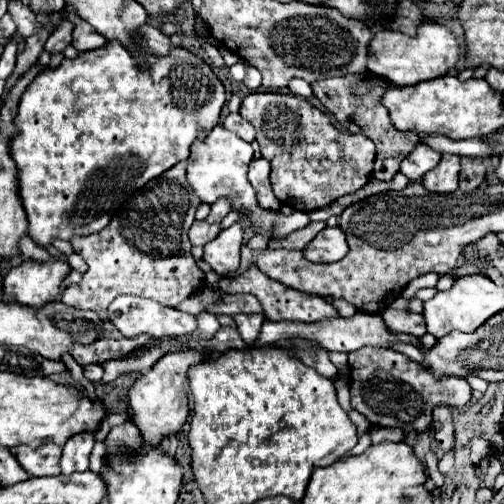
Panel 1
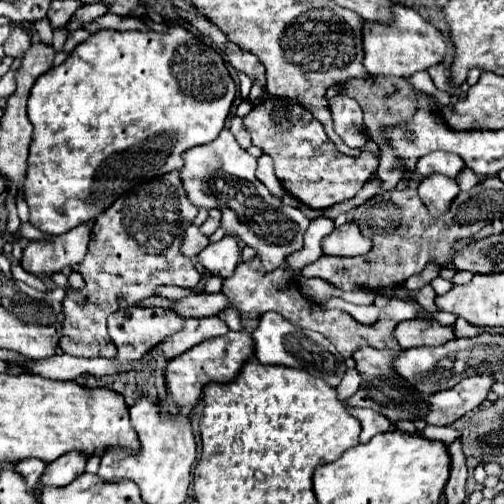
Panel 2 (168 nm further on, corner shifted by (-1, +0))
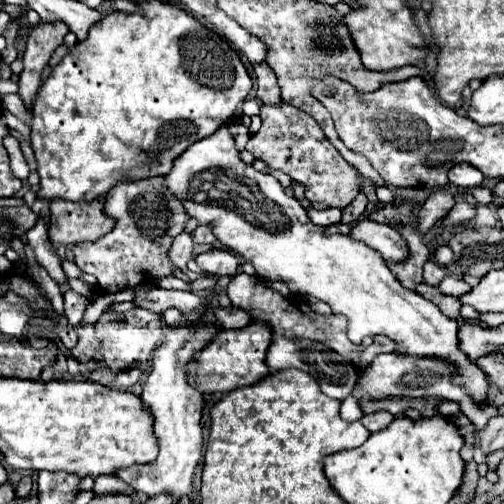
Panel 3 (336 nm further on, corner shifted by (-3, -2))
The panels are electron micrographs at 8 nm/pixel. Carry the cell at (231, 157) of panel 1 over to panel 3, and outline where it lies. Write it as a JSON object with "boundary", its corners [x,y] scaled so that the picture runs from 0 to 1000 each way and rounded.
{"boundary":[[[438,252],[431,264],[423,264],[415,276],[399,276],[367,300],[367,308],[355,308],[327,351],[327,371],[359,395],[367,423],[395,438],[395,446],[423,450],[423,466],[458,498],[474,502],[486,518],[494,518],[506,530],[510,550],[534,554],[534,558],[558,558],[573,562],[581,581],[617,585],[633,597],[645,597],[661,621],[681,625],[688,633],[688,665],[700,681],[716,681],[720,669],[736,665],[764,665],[788,681],[784,696],[792,704],[827,704],[827,708],[867,708],[883,712],[903,728],[907,764],[935,788],[935,796],[950,808],[966,808],[970,784],[966,784],[966,752],[958,736],[931,716],[923,696],[911,692],[907,673],[907,637],[891,633],[871,617],[863,601],[835,589],[823,577],[812,577],[796,569],[788,550],[772,538],[764,514],[728,490],[720,478],[700,474],[696,466],[661,462],[649,466],[649,450],[617,442],[609,431],[609,419],[597,411],[597,403],[585,391],[565,387],[558,363],[526,343],[506,339],[498,327],[486,327],[474,312],[474,300],[466,296],[466,280],[450,252]]]}

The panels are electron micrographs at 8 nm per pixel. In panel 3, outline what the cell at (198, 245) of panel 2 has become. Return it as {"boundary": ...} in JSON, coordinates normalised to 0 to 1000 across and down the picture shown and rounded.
{"boundary":[[[363,458],[359,466],[351,466],[351,474],[343,474],[343,486],[335,494],[339,522],[347,530],[355,530],[359,538],[367,538],[371,534],[367,526],[383,514],[383,490],[387,490],[387,482],[383,482],[383,474],[379,474],[375,462]]]}

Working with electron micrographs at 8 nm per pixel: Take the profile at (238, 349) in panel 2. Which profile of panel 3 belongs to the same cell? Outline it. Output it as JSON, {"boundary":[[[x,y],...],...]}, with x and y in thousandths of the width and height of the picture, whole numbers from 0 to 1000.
{"boundary":[[[494,641],[486,653],[450,653],[427,665],[427,673],[391,704],[387,728],[387,768],[403,780],[450,780],[458,772],[490,768],[534,744],[526,720],[526,700],[538,685],[538,649],[534,641]]]}

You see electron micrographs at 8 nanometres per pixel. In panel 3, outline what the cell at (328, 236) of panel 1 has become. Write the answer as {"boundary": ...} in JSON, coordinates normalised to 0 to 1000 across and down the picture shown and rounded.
{"boundary":[[[720,435],[708,450],[696,454],[696,466],[720,482],[728,482],[736,494],[752,498],[764,518],[804,518],[808,514],[808,482],[804,474],[772,446],[744,442],[736,435]]]}

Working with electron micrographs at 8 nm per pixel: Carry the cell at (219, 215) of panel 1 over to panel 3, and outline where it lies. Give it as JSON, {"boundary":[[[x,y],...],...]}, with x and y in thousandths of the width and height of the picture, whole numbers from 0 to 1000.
{"boundary":[[[399,446],[399,450],[391,450],[379,466],[383,466],[383,478],[387,478],[387,482],[415,482],[415,486],[427,482],[427,466],[419,462],[419,450]]]}

